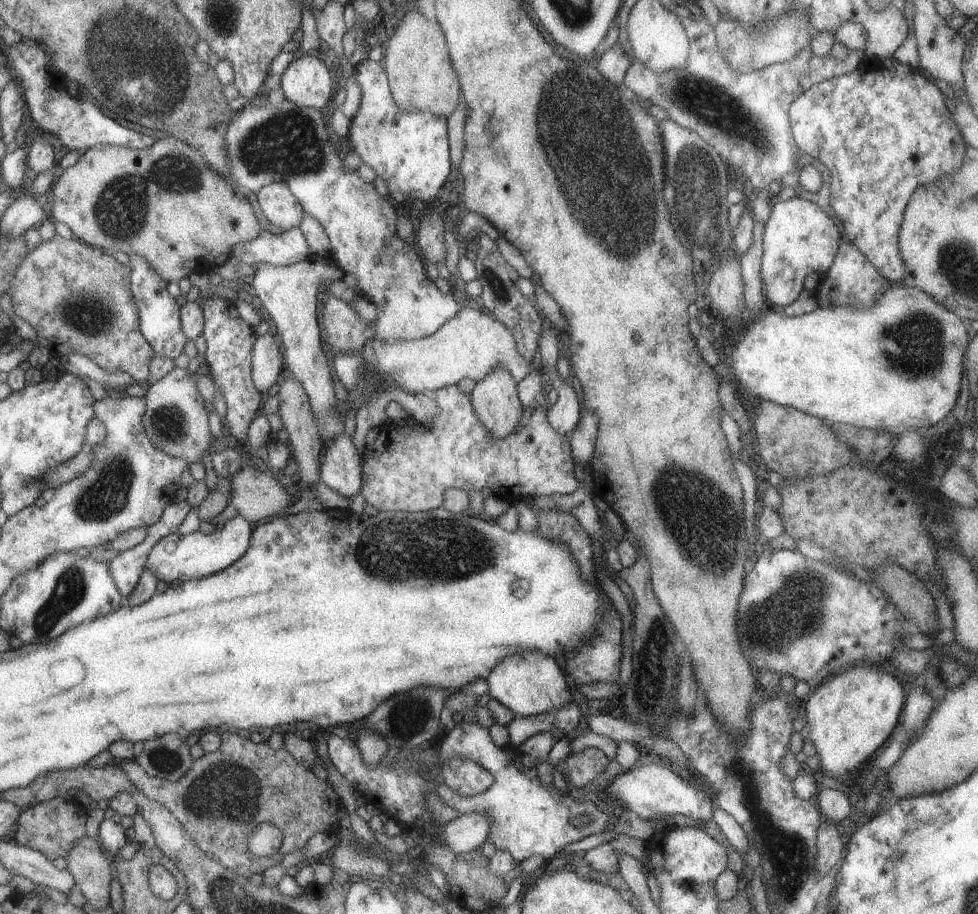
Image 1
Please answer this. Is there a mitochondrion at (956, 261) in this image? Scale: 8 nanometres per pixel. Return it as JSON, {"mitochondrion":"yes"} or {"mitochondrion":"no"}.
{"mitochondrion":"yes"}

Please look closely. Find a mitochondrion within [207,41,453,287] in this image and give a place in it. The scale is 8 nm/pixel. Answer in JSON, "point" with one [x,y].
{"point":[288,144]}

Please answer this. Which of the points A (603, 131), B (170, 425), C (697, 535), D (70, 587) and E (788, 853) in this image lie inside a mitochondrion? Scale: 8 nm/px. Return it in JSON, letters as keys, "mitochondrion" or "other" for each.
{"A":"mitochondrion","B":"mitochondrion","C":"mitochondrion","D":"mitochondrion","E":"mitochondrion"}

